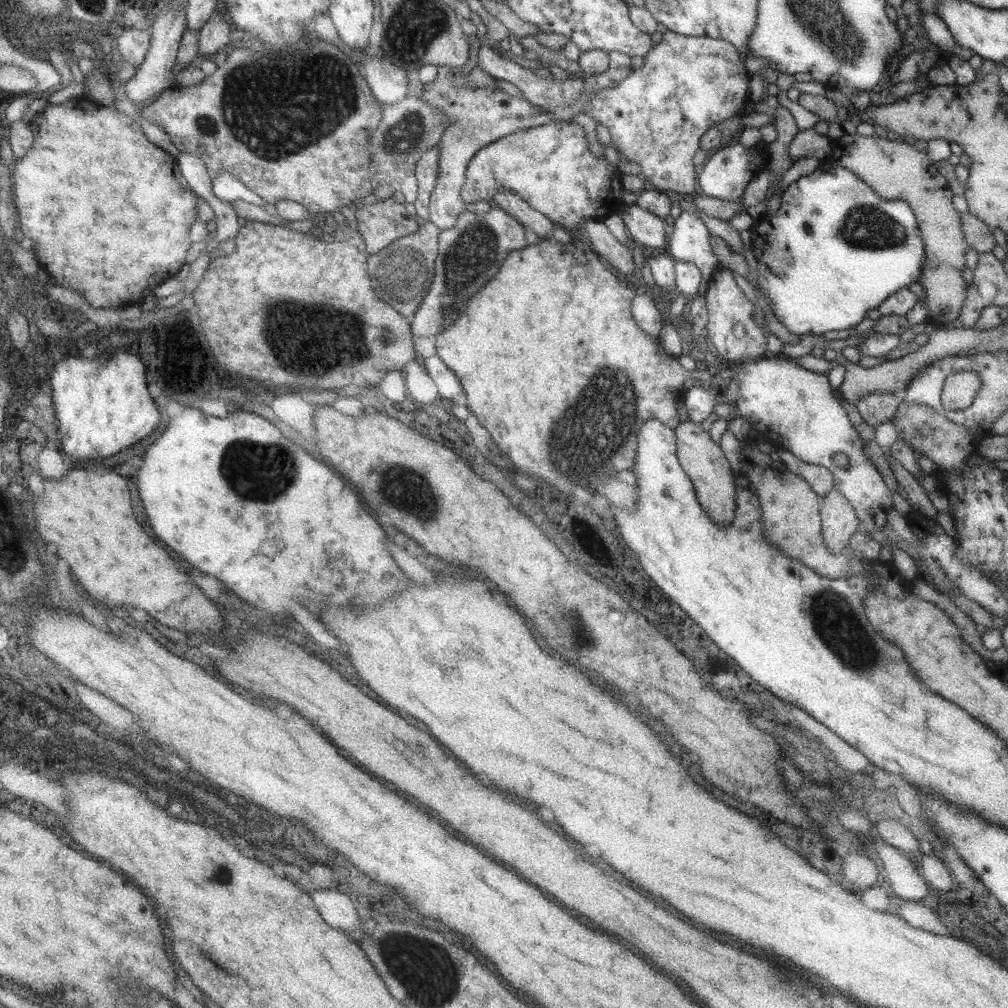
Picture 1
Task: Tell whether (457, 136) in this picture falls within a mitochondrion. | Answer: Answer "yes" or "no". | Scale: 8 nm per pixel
yes

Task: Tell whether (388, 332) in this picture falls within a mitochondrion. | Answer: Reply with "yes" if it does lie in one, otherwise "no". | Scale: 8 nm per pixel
yes

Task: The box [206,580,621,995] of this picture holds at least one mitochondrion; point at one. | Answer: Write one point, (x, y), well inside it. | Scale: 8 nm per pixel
(216, 878)

